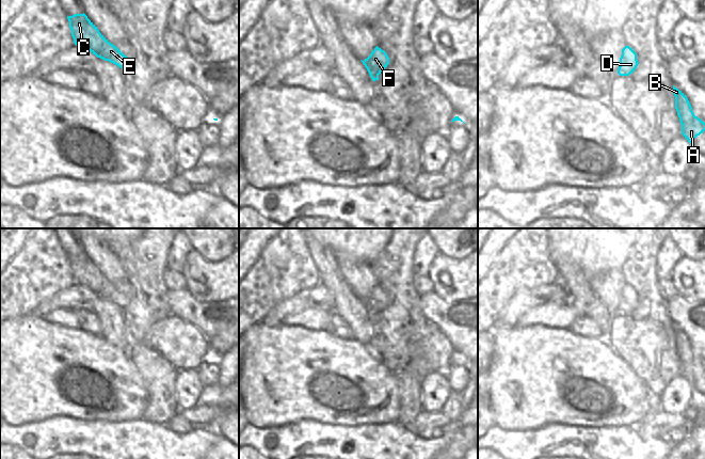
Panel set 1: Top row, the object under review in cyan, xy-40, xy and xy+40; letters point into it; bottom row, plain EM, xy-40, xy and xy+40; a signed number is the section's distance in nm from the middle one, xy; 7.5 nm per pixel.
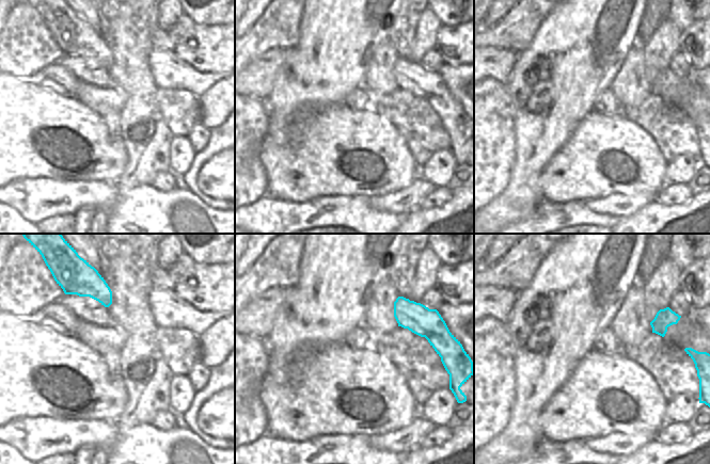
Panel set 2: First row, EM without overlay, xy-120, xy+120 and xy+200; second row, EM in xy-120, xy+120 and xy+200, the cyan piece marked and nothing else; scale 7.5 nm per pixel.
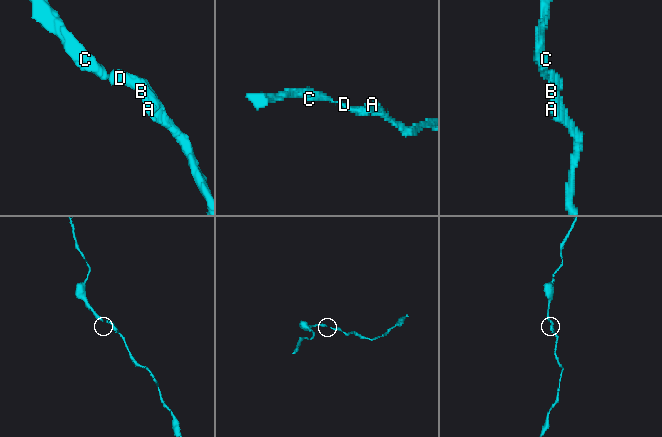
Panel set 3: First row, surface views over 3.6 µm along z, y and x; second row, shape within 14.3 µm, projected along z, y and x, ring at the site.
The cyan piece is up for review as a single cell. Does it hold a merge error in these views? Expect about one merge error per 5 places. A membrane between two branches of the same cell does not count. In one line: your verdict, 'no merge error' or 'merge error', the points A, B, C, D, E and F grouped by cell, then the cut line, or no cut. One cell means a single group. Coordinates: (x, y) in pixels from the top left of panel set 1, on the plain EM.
no merge error | A B C D E F | no cut

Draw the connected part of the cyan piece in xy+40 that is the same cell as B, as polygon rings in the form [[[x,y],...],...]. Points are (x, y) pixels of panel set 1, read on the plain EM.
[[[673,325],[675,348],[682,363],[682,374],[692,384],[694,378],[705,370],[705,362],[694,354],[686,334]]]

